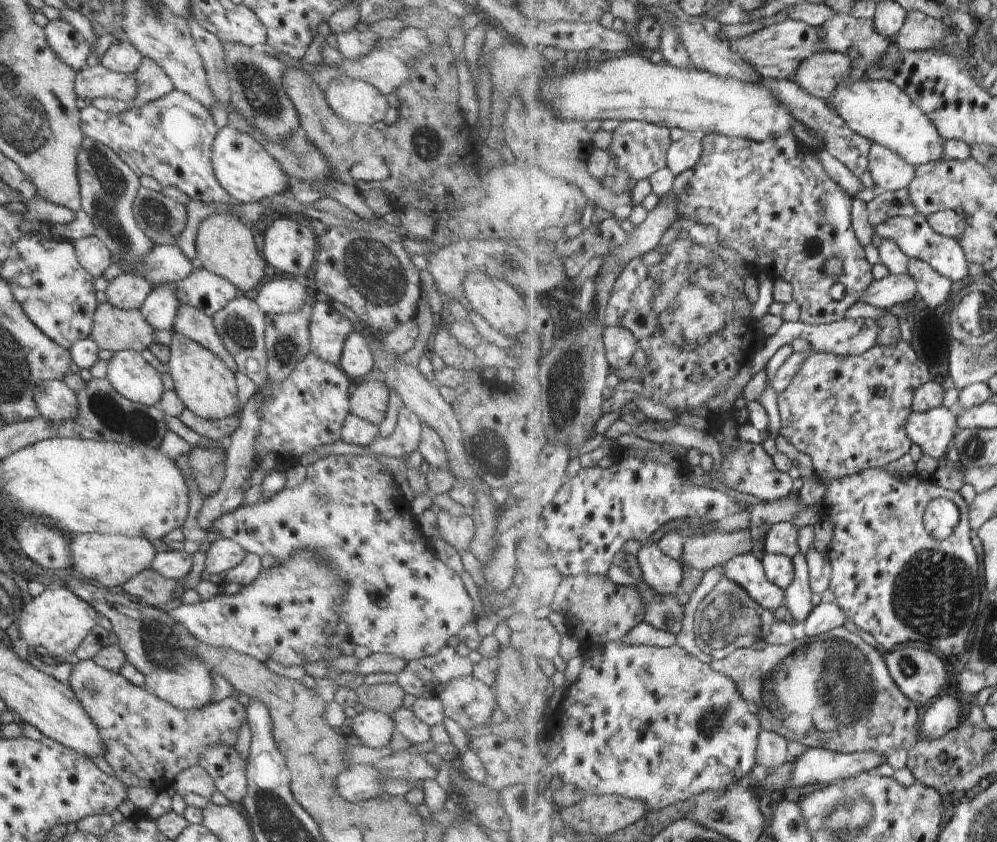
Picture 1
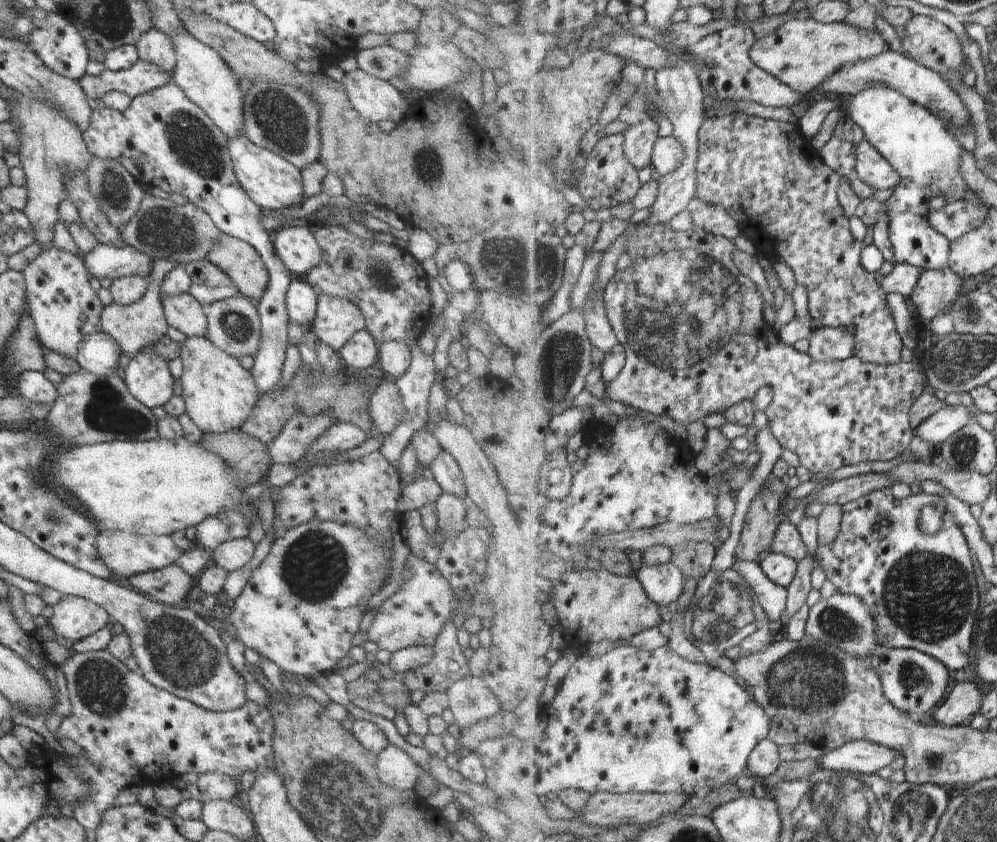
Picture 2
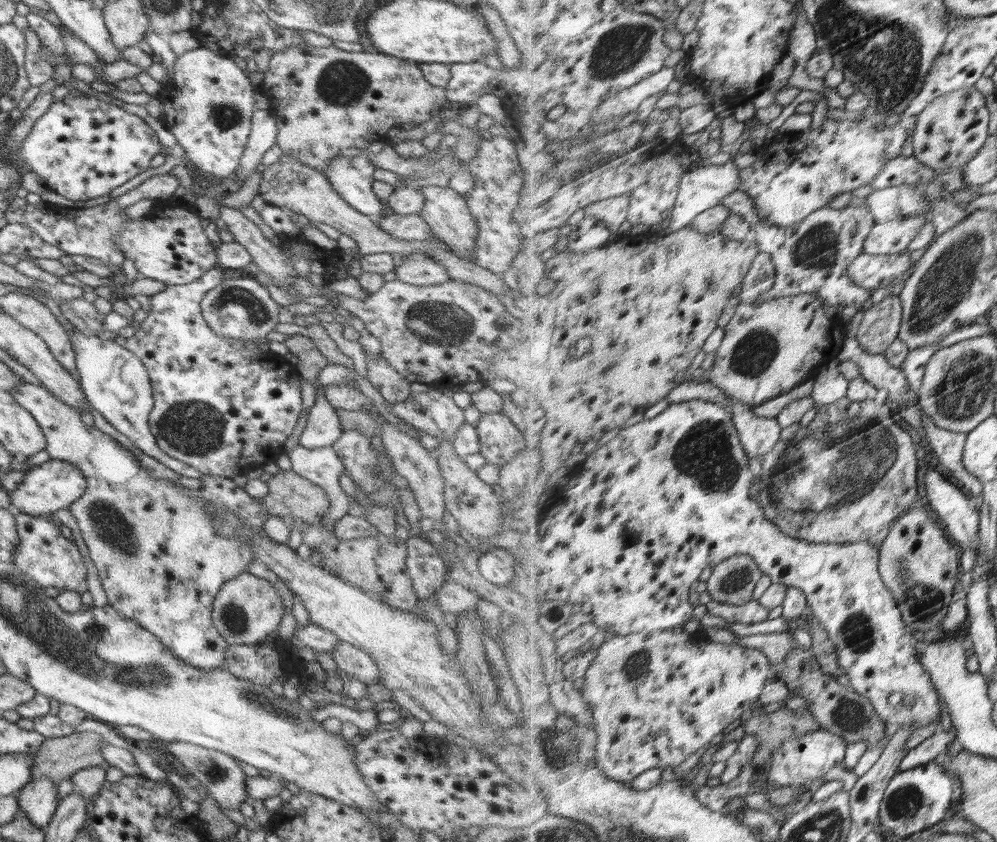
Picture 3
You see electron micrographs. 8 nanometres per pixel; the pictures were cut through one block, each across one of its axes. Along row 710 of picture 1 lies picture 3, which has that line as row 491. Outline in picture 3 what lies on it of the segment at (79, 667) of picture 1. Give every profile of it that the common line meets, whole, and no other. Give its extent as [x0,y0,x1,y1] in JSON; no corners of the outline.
[10,380,269,670]

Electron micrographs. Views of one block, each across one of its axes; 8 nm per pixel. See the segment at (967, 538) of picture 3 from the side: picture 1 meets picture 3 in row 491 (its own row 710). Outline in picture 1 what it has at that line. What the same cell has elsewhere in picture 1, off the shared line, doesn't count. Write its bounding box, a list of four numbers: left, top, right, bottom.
[921,695,963,740]

